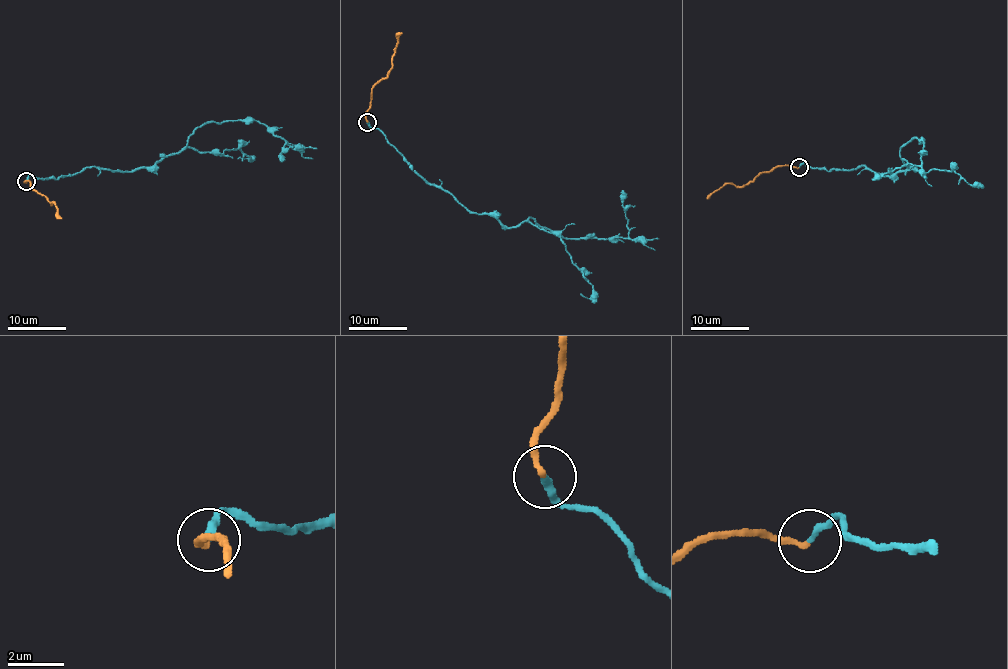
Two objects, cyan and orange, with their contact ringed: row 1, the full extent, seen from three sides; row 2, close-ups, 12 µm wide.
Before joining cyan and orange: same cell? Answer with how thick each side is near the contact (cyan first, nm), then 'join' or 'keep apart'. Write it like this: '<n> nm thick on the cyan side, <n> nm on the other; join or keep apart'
240 nm thick on the cyan side, 200 nm on the other; join

